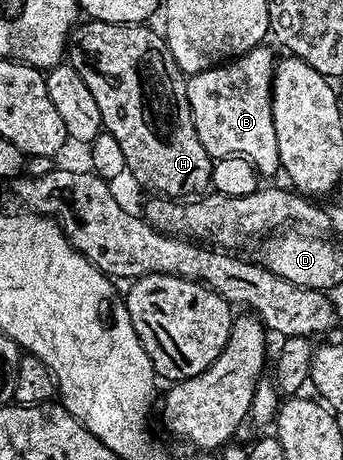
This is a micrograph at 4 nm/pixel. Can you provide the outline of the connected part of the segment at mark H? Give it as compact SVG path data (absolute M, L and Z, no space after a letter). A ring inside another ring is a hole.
M85 20L73 32L70 38L70 44L66 50L66 61L75 67L78 75L82 75L82 80L86 87L90 87L90 95L94 95L94 100L98 103L98 111L102 111L102 123L104 124L103 132L109 133L118 141L122 147L122 153L125 155L127 172L132 175L133 179L140 185L145 185L149 189L149 194L159 195L161 198L171 199L192 199L197 195L207 194L212 185L212 169L214 158L202 147L202 139L198 139L198 131L194 131L194 119L190 111L190 99L186 99L186 87L188 86L188 77L180 70L174 55L170 51L168 42L164 40L159 32L156 33L144 23L135 25L119 25L118 23L106 23L105 21Z

